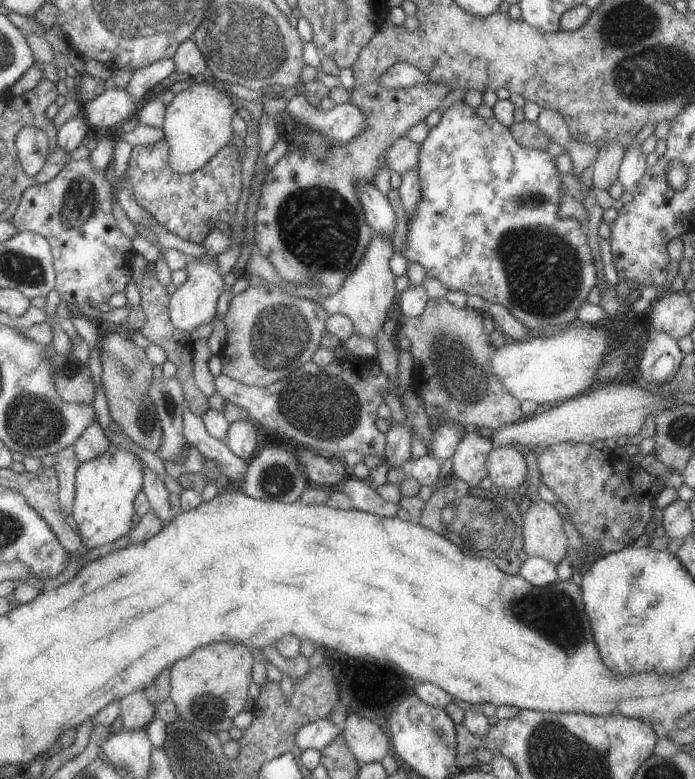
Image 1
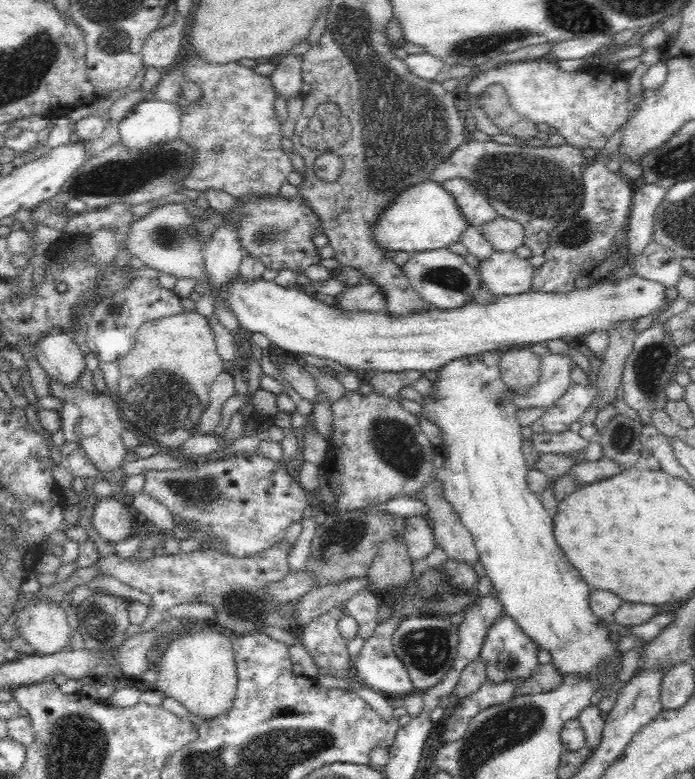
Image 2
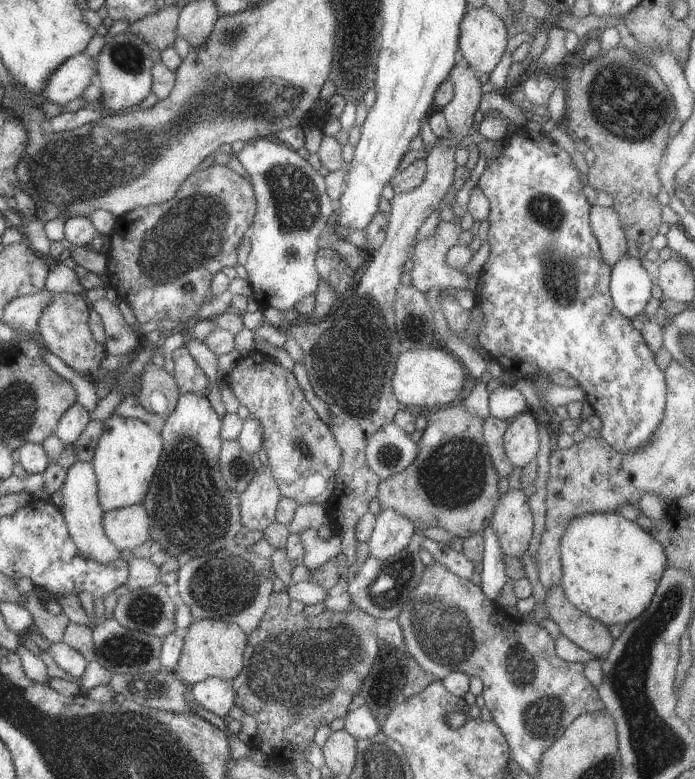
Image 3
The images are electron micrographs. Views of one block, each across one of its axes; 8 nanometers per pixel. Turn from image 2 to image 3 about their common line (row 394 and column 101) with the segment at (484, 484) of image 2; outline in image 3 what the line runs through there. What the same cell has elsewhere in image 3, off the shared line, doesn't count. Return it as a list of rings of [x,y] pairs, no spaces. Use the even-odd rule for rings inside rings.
[[[111,415],[102,421],[99,440],[90,463],[96,476],[97,496],[103,512],[143,502],[161,449],[160,433],[140,420]]]

